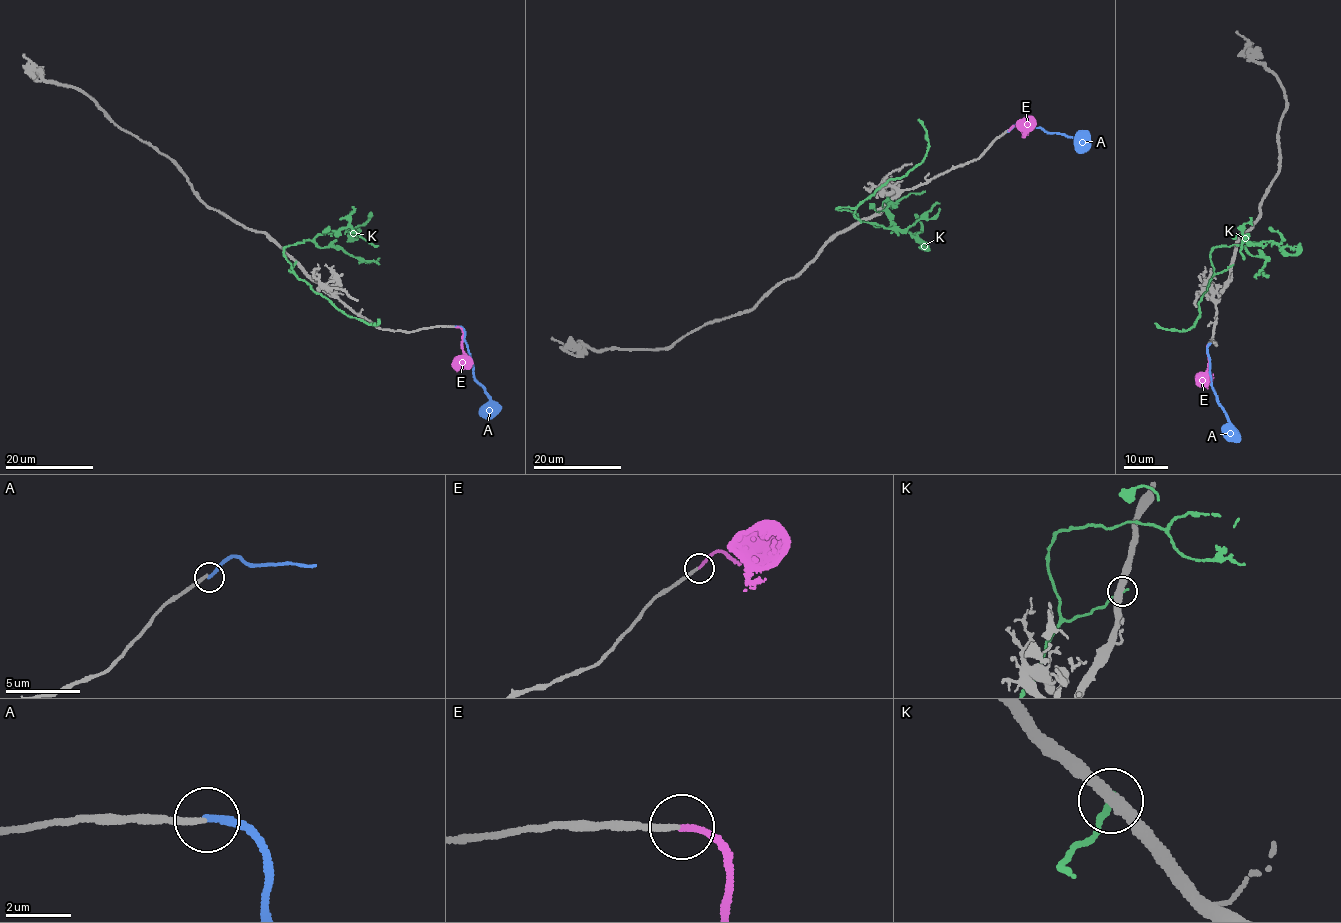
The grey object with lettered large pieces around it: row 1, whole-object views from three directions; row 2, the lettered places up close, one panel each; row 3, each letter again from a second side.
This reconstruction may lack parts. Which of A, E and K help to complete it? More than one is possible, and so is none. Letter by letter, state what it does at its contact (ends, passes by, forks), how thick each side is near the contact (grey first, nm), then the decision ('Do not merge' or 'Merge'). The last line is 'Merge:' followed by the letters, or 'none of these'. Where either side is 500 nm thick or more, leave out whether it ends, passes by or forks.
A: It ends there. Thickness 200 nm (grey) against 220 nm. Do not merge
E: It ends there. Thickness 200 nm (grey) against 180 nm. Merge
K: It ends there. Thickness 400 nm (grey) against 180 nm. Do not merge
Merge: E

